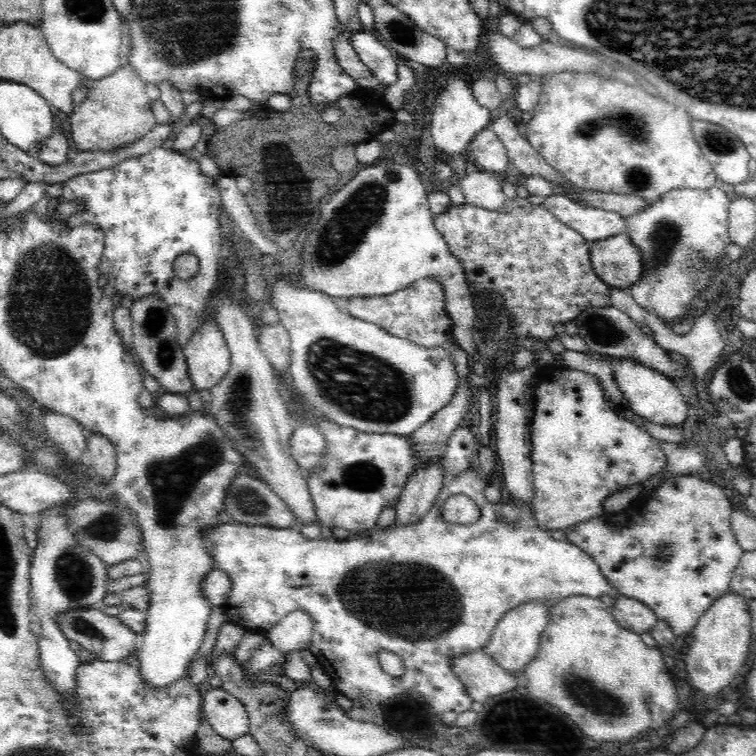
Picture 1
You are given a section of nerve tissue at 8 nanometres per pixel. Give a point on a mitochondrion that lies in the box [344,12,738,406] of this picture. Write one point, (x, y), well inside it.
(665, 238)

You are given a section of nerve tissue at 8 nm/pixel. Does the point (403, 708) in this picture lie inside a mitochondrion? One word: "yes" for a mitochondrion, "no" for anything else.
no

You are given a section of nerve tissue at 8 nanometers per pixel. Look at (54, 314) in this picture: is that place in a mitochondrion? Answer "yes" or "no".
yes

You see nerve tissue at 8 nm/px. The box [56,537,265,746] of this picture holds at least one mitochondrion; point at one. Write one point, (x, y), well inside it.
(88, 628)

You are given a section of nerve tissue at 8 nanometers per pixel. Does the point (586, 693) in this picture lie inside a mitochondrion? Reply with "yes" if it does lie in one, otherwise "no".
yes

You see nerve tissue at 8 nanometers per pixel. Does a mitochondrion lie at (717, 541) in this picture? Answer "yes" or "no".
no

